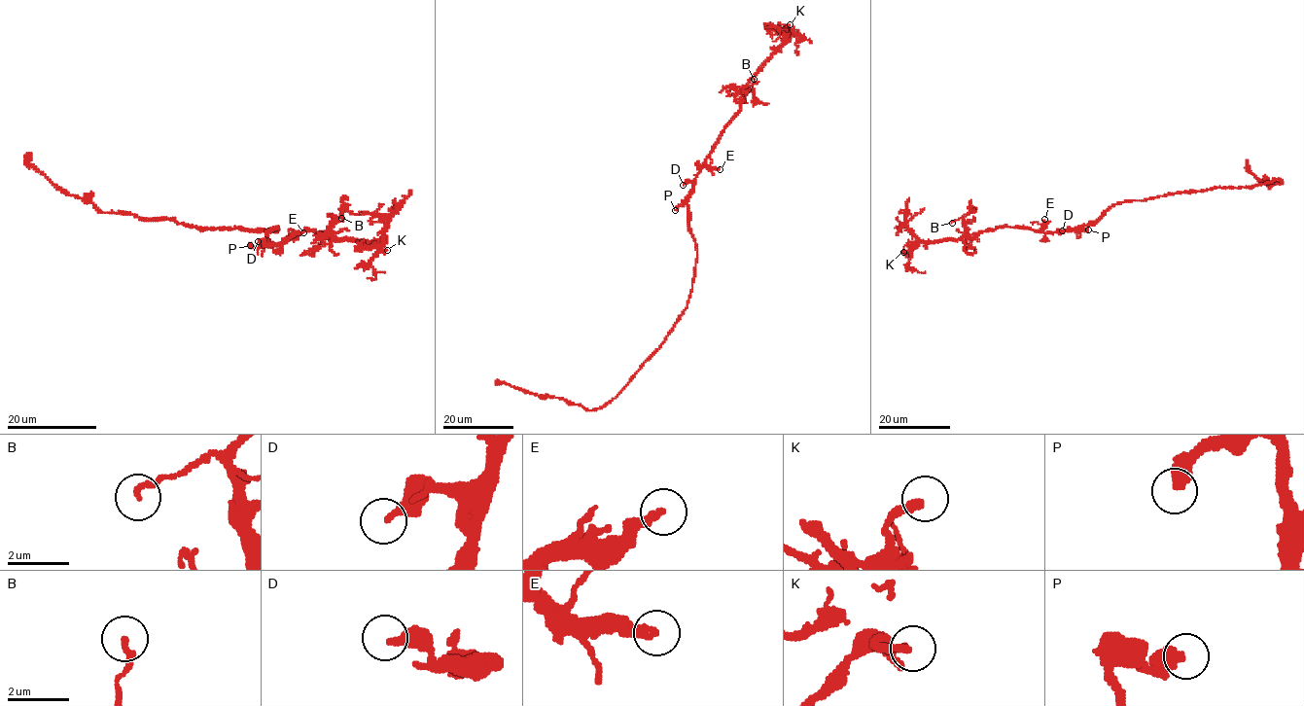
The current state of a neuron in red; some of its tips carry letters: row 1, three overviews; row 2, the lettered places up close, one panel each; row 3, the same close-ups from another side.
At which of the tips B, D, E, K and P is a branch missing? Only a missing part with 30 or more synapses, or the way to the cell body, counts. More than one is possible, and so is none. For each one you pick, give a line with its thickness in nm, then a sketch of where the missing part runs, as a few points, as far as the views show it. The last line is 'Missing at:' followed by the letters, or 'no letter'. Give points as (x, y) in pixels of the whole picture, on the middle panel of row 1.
K: calibre 240 nm
Missing at: K

